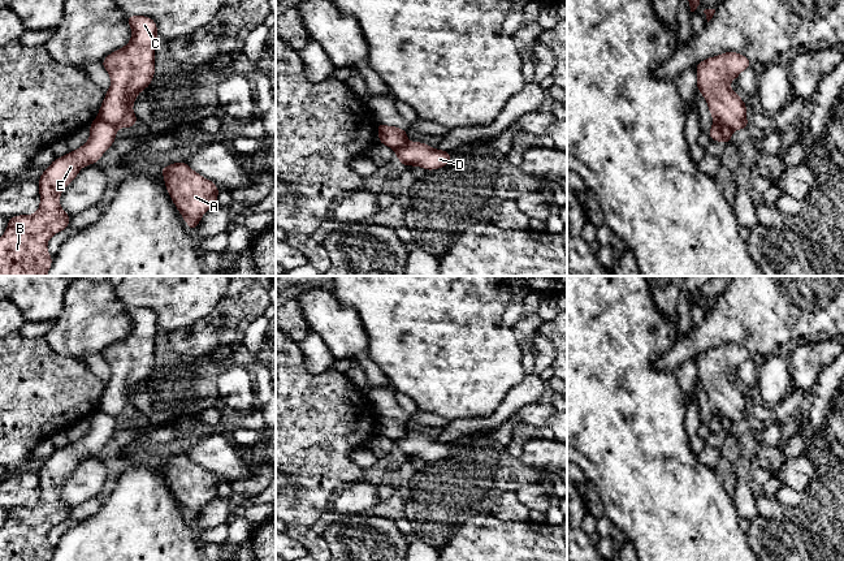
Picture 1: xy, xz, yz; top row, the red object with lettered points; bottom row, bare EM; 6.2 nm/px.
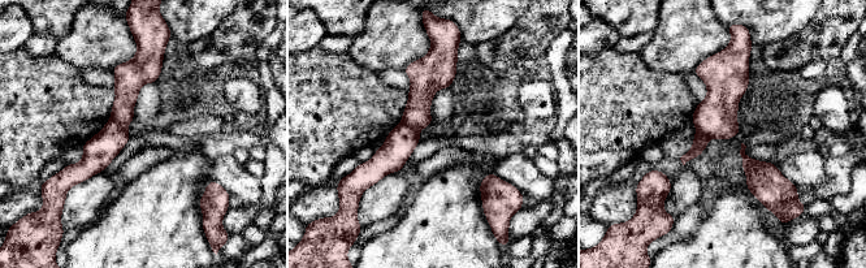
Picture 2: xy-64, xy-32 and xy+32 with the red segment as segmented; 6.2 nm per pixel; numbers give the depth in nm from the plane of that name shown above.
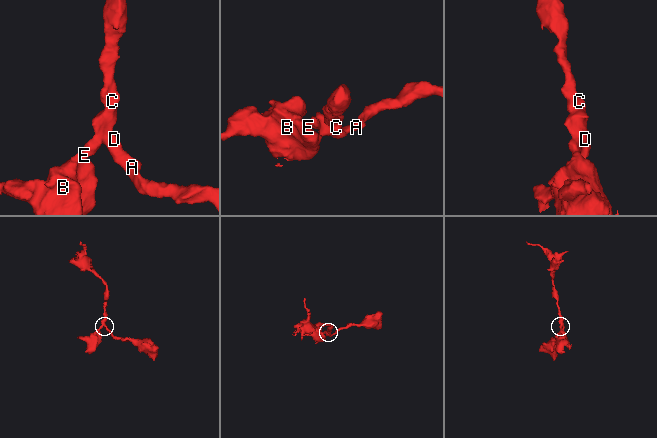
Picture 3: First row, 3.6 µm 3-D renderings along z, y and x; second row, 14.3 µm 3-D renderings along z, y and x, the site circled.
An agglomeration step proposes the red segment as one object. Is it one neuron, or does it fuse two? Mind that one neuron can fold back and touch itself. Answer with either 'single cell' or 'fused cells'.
fused cells

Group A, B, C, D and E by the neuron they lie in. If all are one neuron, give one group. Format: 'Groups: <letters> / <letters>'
Groups: A C D / B E

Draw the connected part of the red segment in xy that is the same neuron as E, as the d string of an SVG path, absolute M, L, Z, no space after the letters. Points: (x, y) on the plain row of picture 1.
M95 410L90 417L88 432L68 446L56 449L42 465L39 474L40 496L33 506L18 506L8 510L5 525L0 528L0 561L49 561L53 548L47 543L52 527L69 519L70 506L60 499L60 487L66 476L72 475L79 462L90 456L96 456L104 444L116 432L117 420L109 414Z

